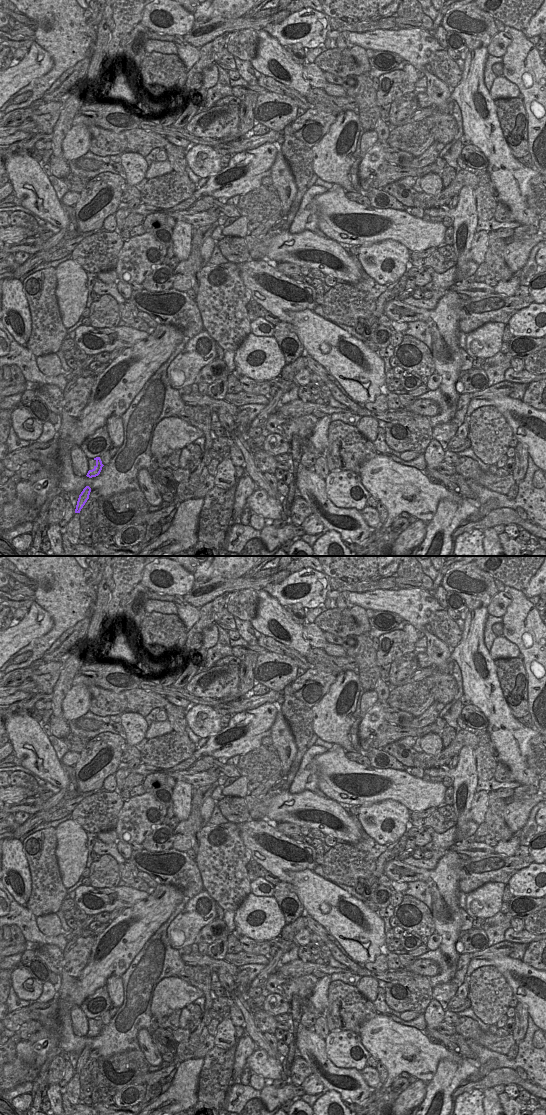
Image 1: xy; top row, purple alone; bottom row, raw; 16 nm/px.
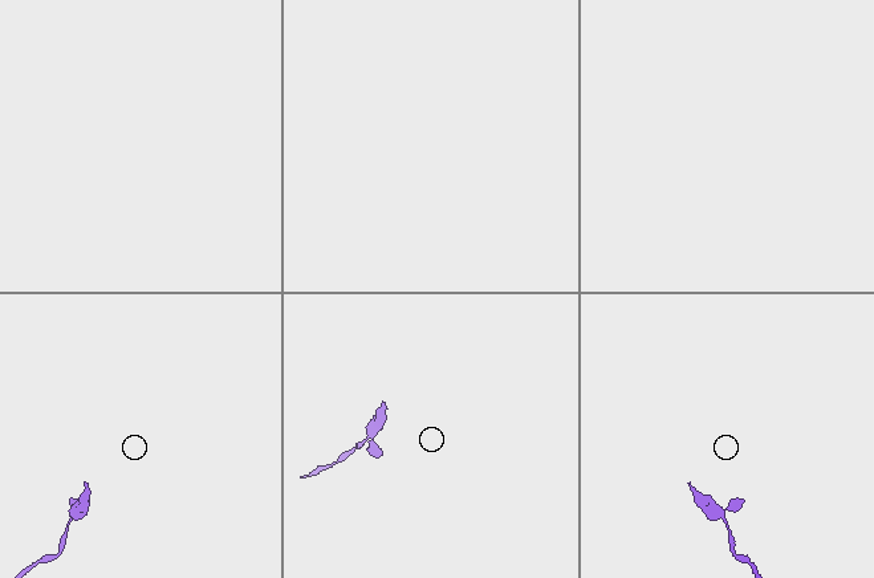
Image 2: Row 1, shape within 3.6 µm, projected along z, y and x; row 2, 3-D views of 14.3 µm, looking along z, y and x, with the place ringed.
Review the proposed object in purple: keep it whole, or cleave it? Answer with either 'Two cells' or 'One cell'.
One cell.

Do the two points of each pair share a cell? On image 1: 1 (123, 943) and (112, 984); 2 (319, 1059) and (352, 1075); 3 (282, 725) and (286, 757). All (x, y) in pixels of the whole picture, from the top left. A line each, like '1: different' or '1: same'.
1: different
2: same
3: same

